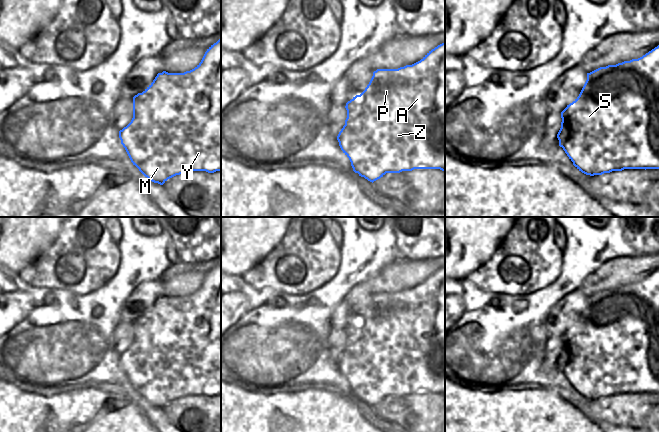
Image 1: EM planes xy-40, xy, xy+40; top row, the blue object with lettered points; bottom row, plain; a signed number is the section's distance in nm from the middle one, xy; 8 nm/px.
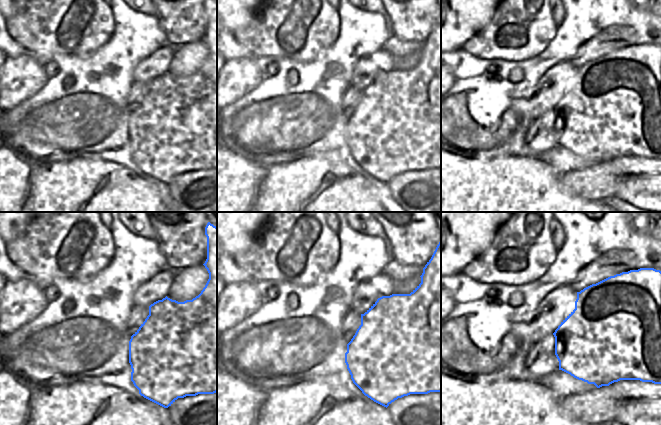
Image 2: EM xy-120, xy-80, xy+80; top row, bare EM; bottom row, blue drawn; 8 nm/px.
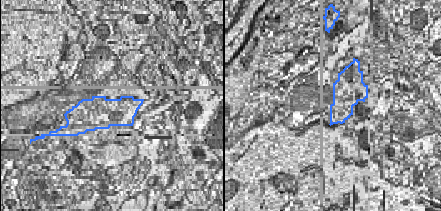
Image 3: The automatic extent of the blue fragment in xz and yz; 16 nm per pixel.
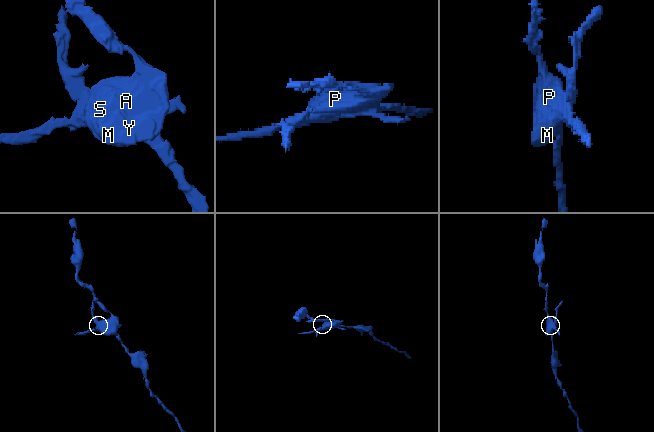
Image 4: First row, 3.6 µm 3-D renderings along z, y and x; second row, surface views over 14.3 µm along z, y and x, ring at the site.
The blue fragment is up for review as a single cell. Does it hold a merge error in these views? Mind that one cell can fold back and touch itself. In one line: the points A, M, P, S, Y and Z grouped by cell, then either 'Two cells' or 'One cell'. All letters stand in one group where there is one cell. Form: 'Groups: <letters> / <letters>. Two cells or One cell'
Groups: A P S / M Y Z. Two cells

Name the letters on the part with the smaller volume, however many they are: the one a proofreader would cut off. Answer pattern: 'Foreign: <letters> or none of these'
Foreign: M, Y, Z

